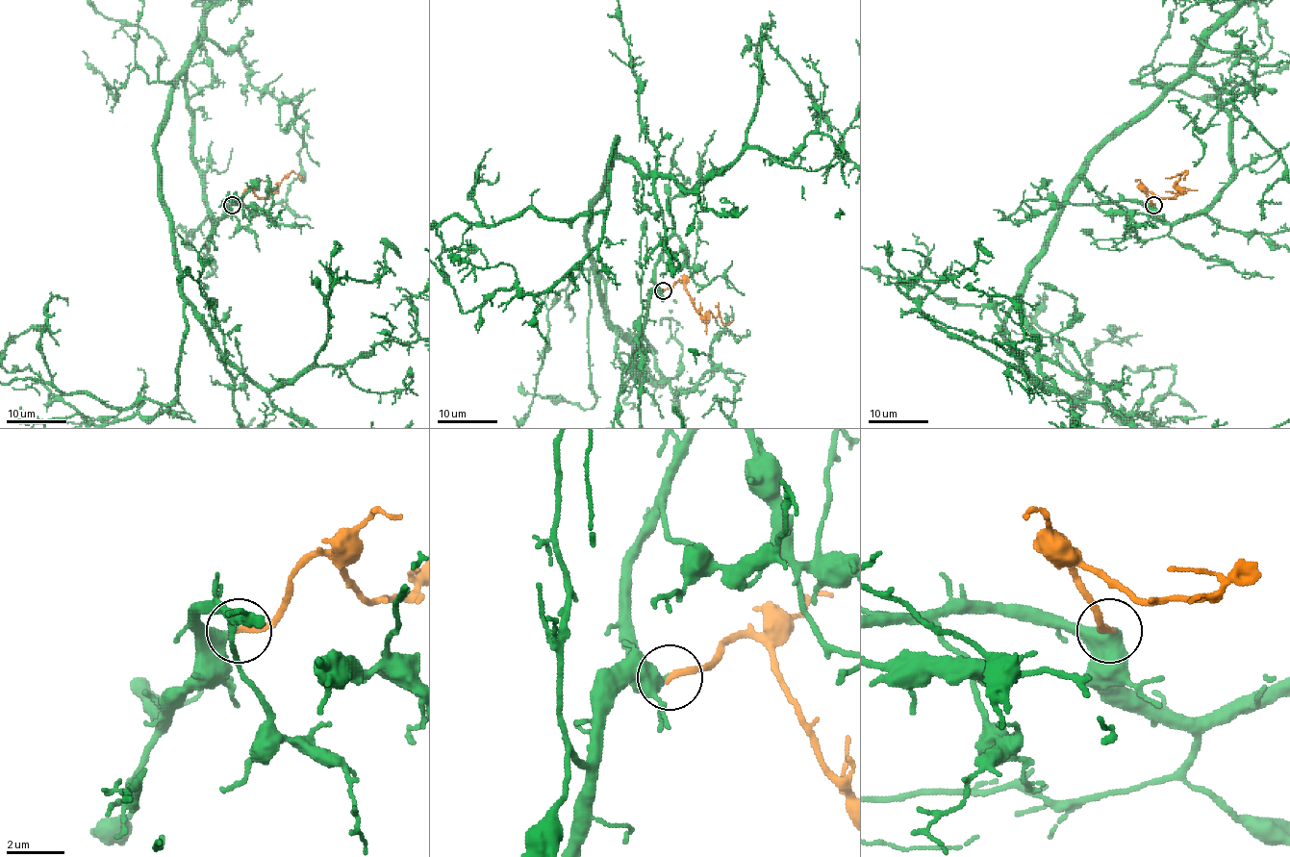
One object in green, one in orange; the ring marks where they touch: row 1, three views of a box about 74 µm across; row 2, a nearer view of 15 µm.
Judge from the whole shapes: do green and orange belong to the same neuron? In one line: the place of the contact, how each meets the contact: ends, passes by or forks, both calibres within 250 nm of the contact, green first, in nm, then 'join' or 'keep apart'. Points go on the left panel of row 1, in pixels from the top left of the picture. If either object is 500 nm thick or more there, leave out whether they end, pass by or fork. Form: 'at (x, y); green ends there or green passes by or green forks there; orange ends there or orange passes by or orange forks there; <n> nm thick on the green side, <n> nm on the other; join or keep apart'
at (232, 205); green ends there; orange ends there; 480 nm thick on the green side, 240 nm on the other; join

